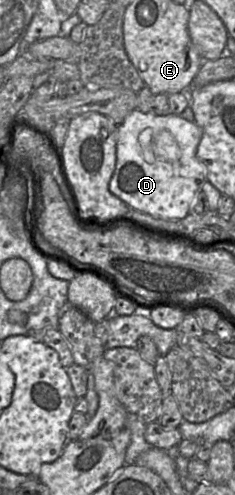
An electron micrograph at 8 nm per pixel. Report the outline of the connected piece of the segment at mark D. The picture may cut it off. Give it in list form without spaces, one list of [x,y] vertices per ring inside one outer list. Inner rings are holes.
[[[139,109],[131,111],[117,127],[116,165],[109,183],[109,190],[130,208],[147,213],[155,218],[170,220],[182,219],[190,213],[190,208],[206,181],[204,165],[196,156],[202,137],[202,129],[194,122],[180,115],[154,115]],[[145,128],[154,131],[154,137],[163,130],[169,131],[180,148],[180,158],[162,161],[158,158],[149,163],[143,156],[139,135]]]

